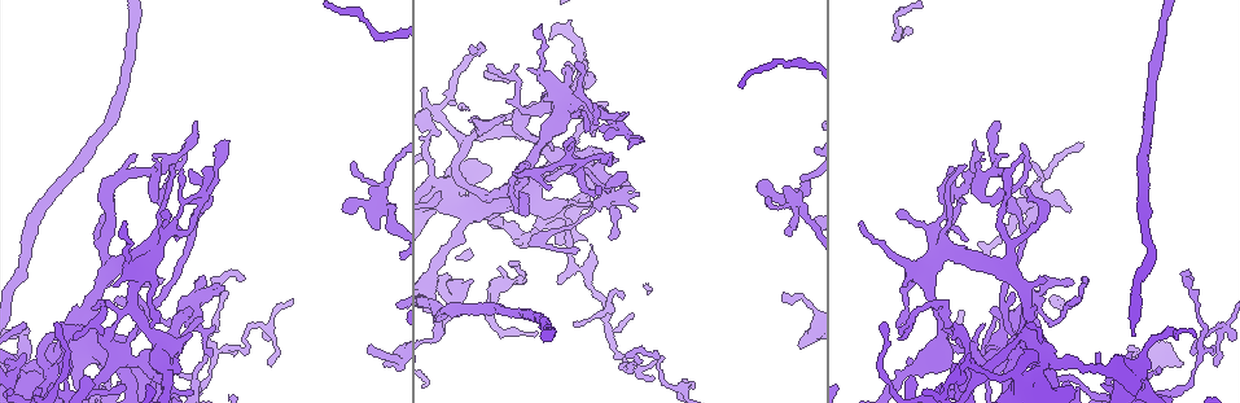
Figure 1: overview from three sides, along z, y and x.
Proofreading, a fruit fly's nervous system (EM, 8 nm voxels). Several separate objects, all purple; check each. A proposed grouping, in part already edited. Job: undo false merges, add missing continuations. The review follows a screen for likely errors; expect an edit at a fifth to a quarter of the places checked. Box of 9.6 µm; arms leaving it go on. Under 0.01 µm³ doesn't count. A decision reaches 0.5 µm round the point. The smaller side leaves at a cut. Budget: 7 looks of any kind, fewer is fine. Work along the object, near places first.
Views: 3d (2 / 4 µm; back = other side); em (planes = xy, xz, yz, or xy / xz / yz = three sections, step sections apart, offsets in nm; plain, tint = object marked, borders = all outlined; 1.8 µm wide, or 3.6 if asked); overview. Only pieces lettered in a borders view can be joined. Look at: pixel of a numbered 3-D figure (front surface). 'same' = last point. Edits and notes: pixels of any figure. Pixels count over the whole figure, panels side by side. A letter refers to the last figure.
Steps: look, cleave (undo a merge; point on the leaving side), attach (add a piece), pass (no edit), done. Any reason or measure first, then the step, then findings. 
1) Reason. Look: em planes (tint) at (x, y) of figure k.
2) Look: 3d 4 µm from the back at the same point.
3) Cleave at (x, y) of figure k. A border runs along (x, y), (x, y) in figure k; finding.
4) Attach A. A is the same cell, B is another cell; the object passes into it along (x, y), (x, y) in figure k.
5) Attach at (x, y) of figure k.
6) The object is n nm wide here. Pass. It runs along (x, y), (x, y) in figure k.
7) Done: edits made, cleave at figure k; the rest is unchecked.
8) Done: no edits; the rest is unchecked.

Branch stops here. Look: em xy step 8 (borders) at (1181, 361) of figure 1.

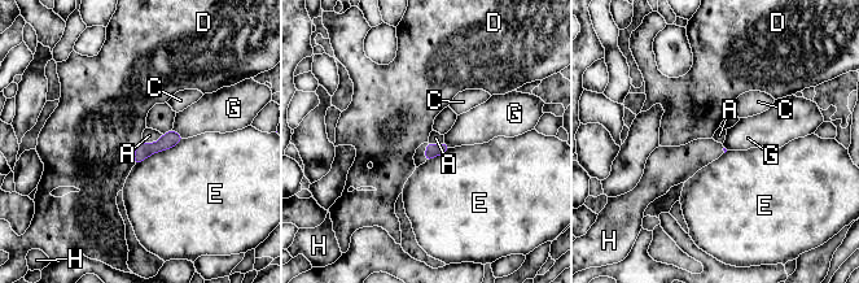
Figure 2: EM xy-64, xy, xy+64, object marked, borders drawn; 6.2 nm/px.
Attach at (419, 157) of figure 2. H is the same cell, A, C, D, E and G are other cells; the object passes into it along (432, 151), (425, 152), (419, 157) in figure 2; the neuron continues.

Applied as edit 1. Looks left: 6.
Redraw. Look: overview.

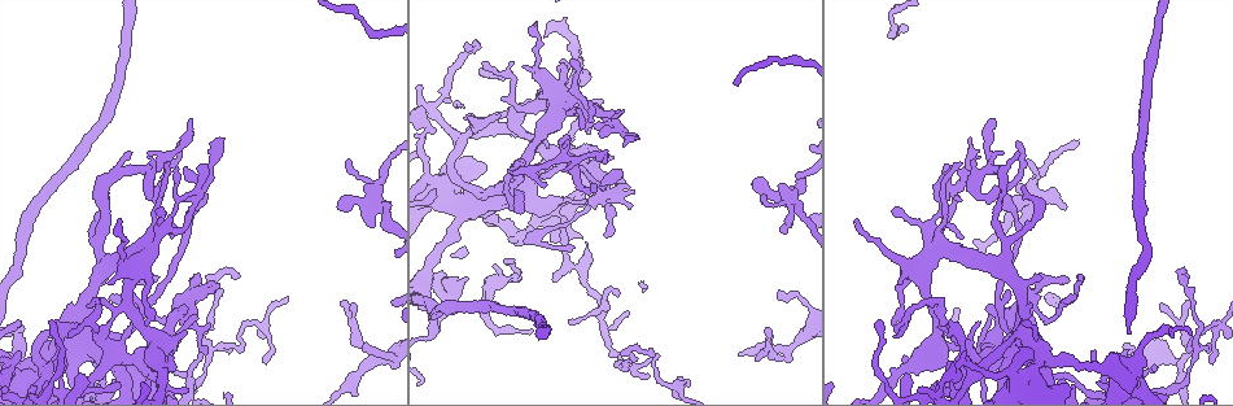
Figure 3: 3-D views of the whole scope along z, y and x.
Free end. Look: 3d 4 µm at (1021, 221) of figure 3.

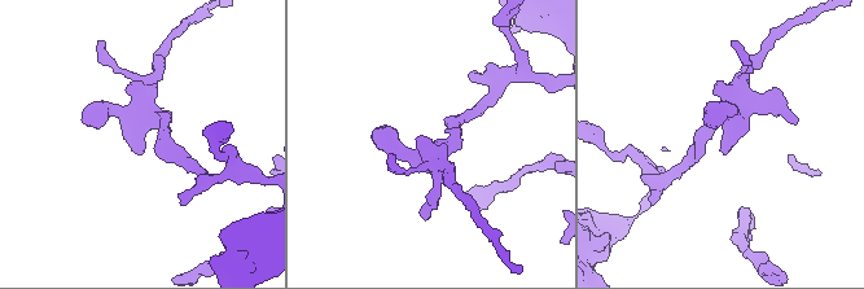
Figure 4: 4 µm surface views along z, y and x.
Look: em xz step 16 (borders) at (724, 153) of figure 4.

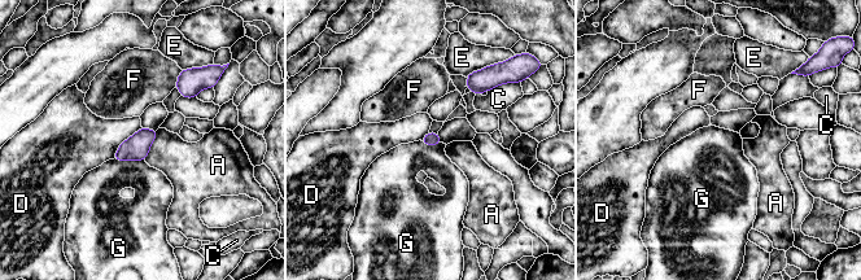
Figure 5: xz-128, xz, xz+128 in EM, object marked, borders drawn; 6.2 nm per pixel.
Pass. A, C, D, E, F and G are other cells; a border runs along (113, 158), (144, 161) in figure 5; none of them fits.

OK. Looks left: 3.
Thin neck. Look: em planes (borders) at (134, 367) of figure 3.

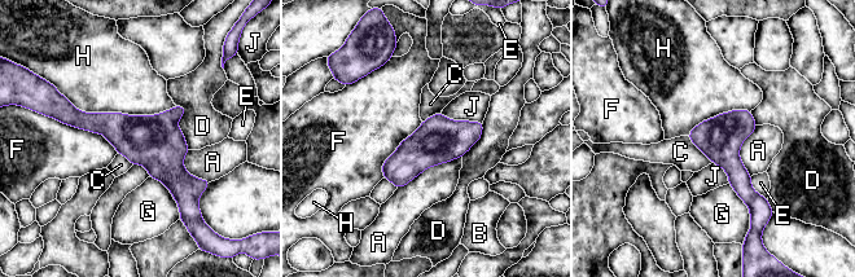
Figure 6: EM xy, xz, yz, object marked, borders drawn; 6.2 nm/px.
The object is 280 nm wide here. Pass. A, B, C, D, E, F, G, H and J are other cells; a border runs along (687, 136), (713, 162) in figure 6; continuous, no second neuron.

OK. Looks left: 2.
Done: edits made, attach at figure 2; the rest is unchecked.

